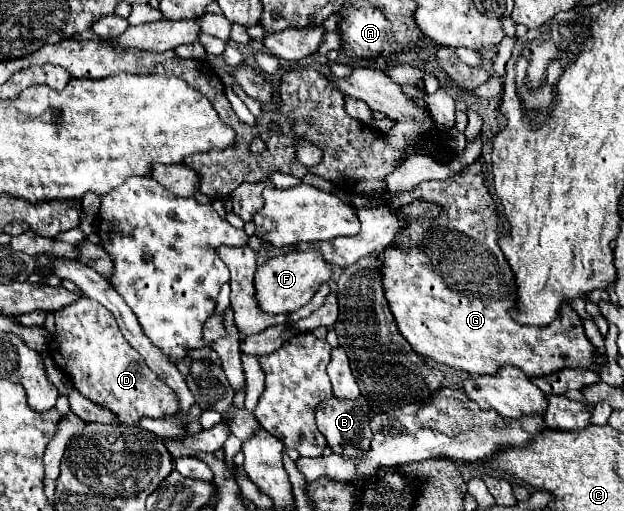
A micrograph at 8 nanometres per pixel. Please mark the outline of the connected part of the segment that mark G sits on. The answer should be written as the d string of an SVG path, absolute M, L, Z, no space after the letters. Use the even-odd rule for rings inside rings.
M473 162L473 166L463 168L459 176L449 180L429 180L411 192L397 194L391 202L387 202L387 206L401 208L415 200L441 204L441 218L411 222L411 226L401 232L399 246L387 248L381 258L385 262L383 284L391 312L401 334L417 354L439 364L467 370L469 374L497 374L499 368L507 364L523 370L527 378L547 376L563 368L591 368L597 352L585 336L579 314L571 306L563 306L563 314L559 314L551 326L539 328L515 322L515 274L511 274L511 266L499 248L499 234L503 234L505 226L497 214L491 194L487 192L479 162Z

